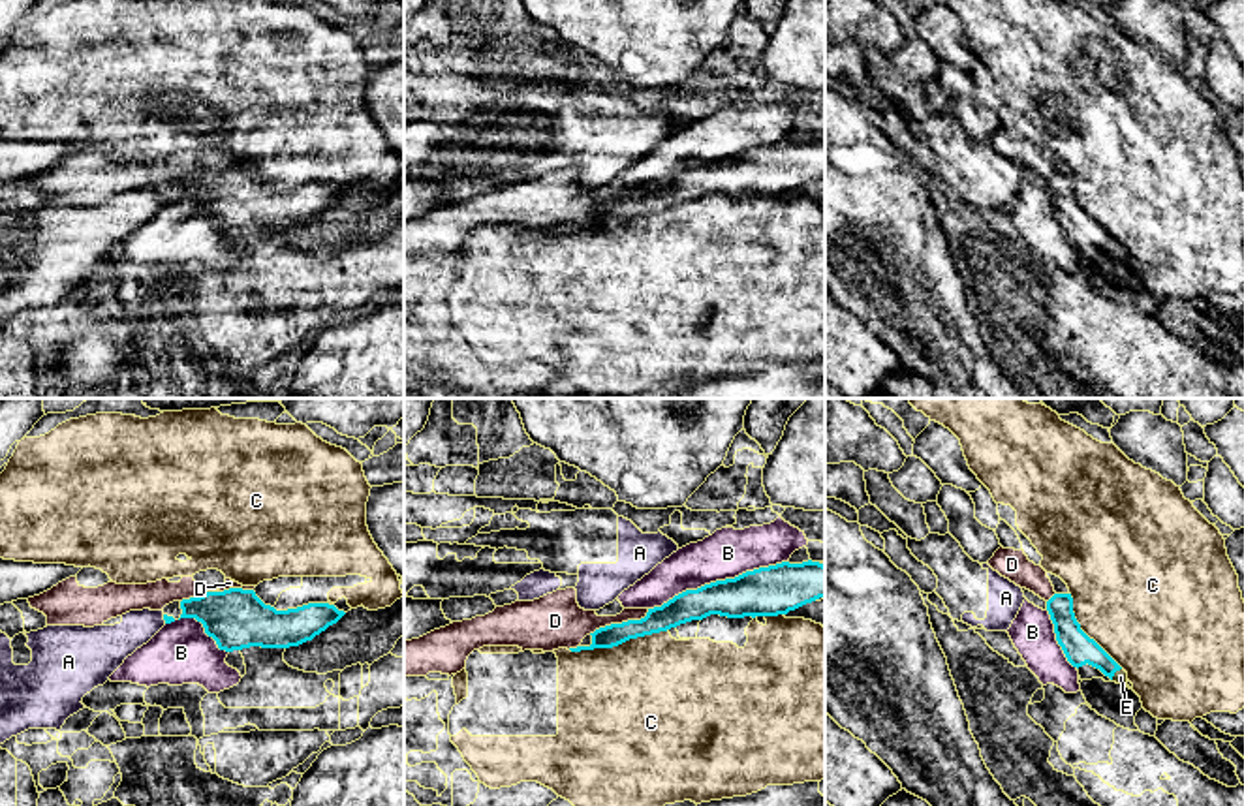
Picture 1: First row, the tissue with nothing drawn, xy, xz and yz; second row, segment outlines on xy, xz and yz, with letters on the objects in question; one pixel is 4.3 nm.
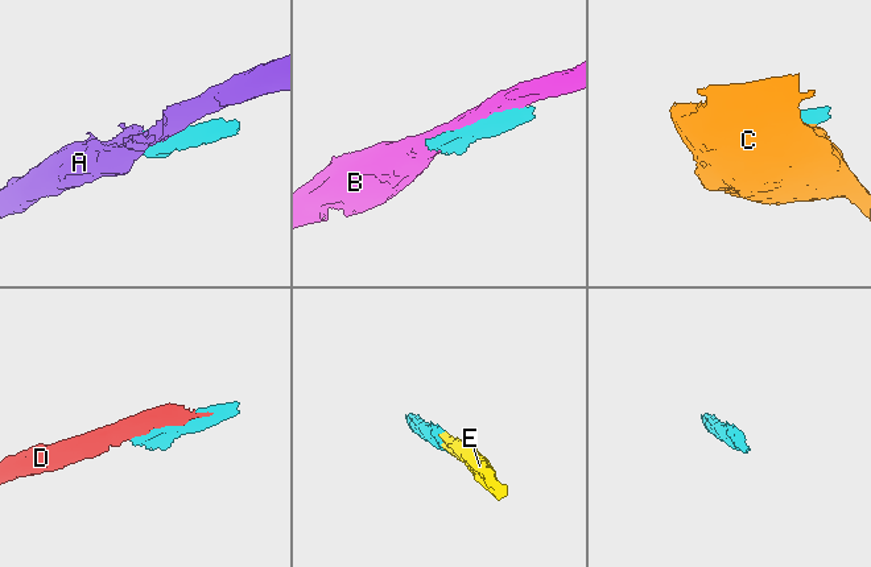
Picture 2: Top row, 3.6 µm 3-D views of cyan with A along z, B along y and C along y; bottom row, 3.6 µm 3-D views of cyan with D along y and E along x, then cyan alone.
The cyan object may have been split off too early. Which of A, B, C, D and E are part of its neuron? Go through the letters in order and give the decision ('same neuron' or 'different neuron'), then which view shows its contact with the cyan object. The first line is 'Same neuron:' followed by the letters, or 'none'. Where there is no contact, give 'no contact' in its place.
Same neuron: E
A: different neuron; contact in xy
B: different neuron; contact in xz
C: different neuron; contact in xz
D: different neuron; contact in xz
E: same neuron; contact in yz

